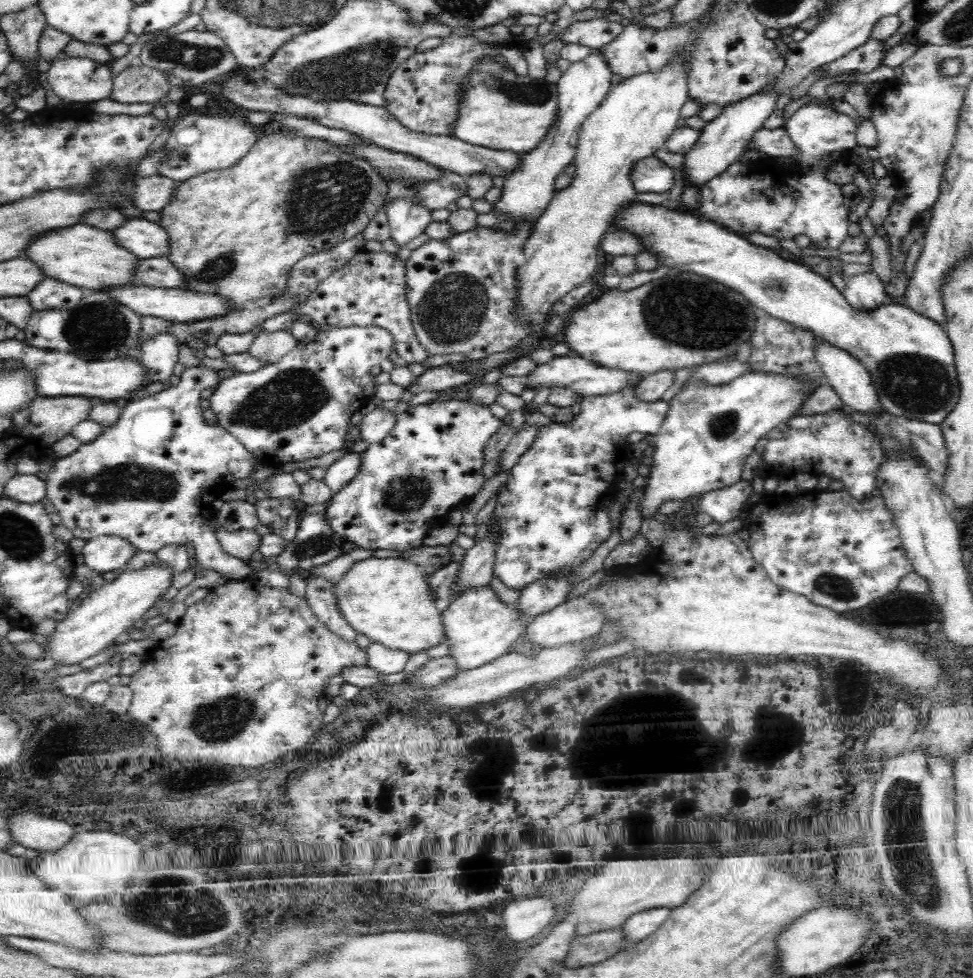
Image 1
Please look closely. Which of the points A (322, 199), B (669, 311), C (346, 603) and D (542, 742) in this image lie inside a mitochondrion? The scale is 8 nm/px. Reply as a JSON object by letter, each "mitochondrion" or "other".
{"A":"mitochondrion","B":"mitochondrion","C":"other","D":"other"}

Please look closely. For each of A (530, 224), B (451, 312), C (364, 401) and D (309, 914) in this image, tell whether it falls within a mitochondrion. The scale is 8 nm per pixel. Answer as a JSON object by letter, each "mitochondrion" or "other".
{"A":"other","B":"mitochondrion","C":"other","D":"other"}

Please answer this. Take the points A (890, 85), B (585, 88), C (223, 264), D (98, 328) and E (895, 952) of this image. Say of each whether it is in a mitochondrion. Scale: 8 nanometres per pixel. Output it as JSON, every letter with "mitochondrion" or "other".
{"A":"other","B":"other","C":"mitochondrion","D":"mitochondrion","E":"other"}

